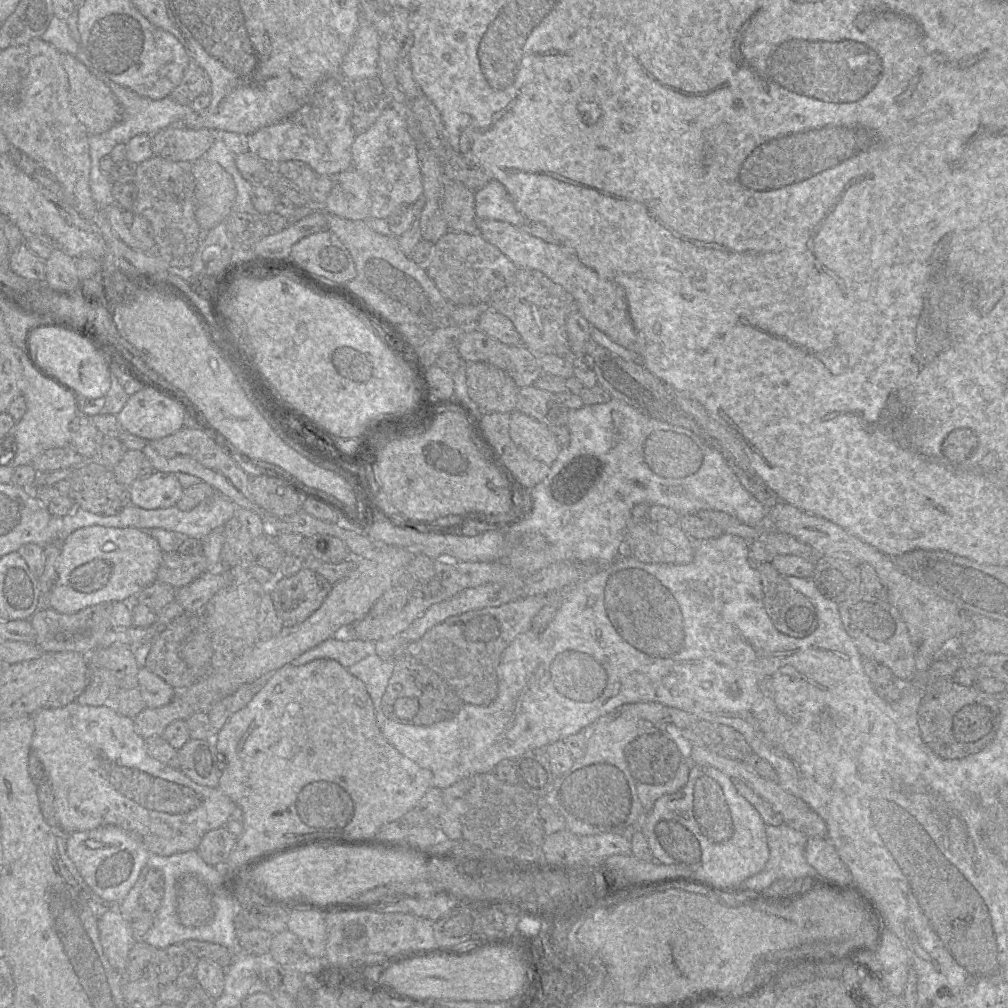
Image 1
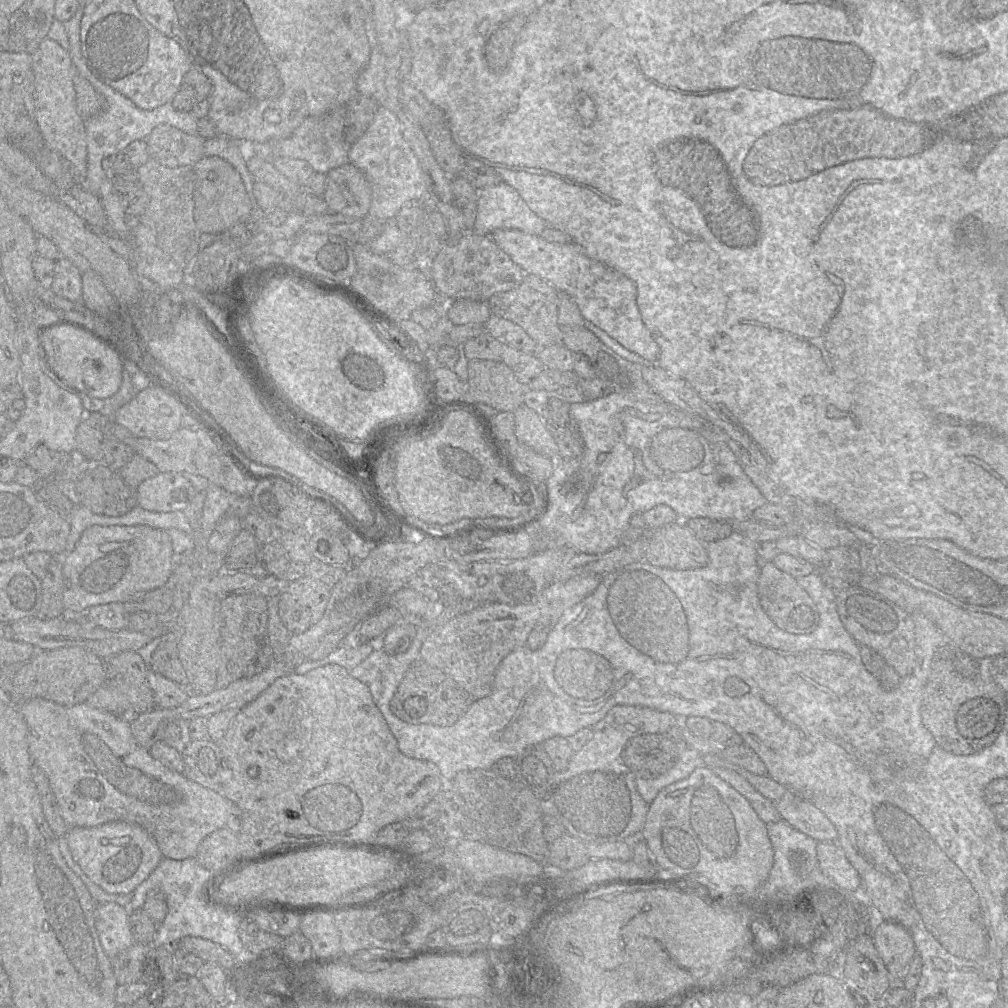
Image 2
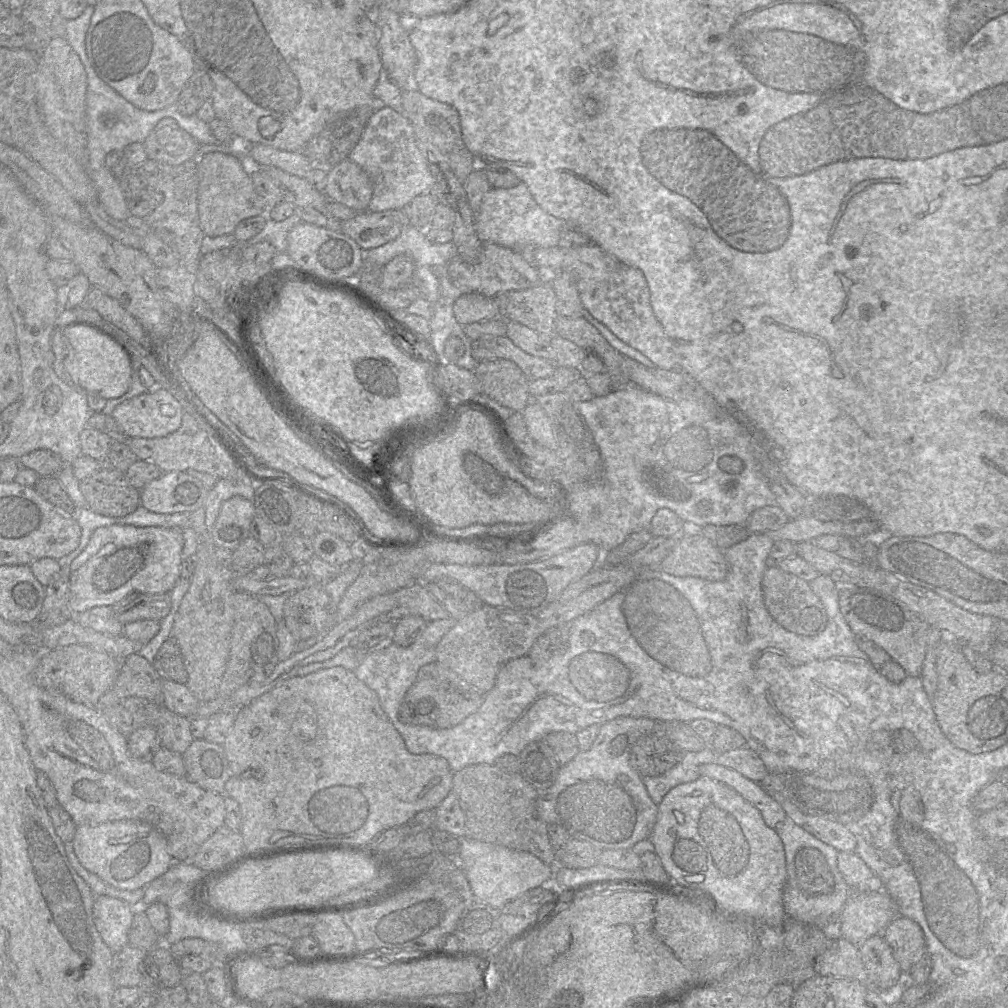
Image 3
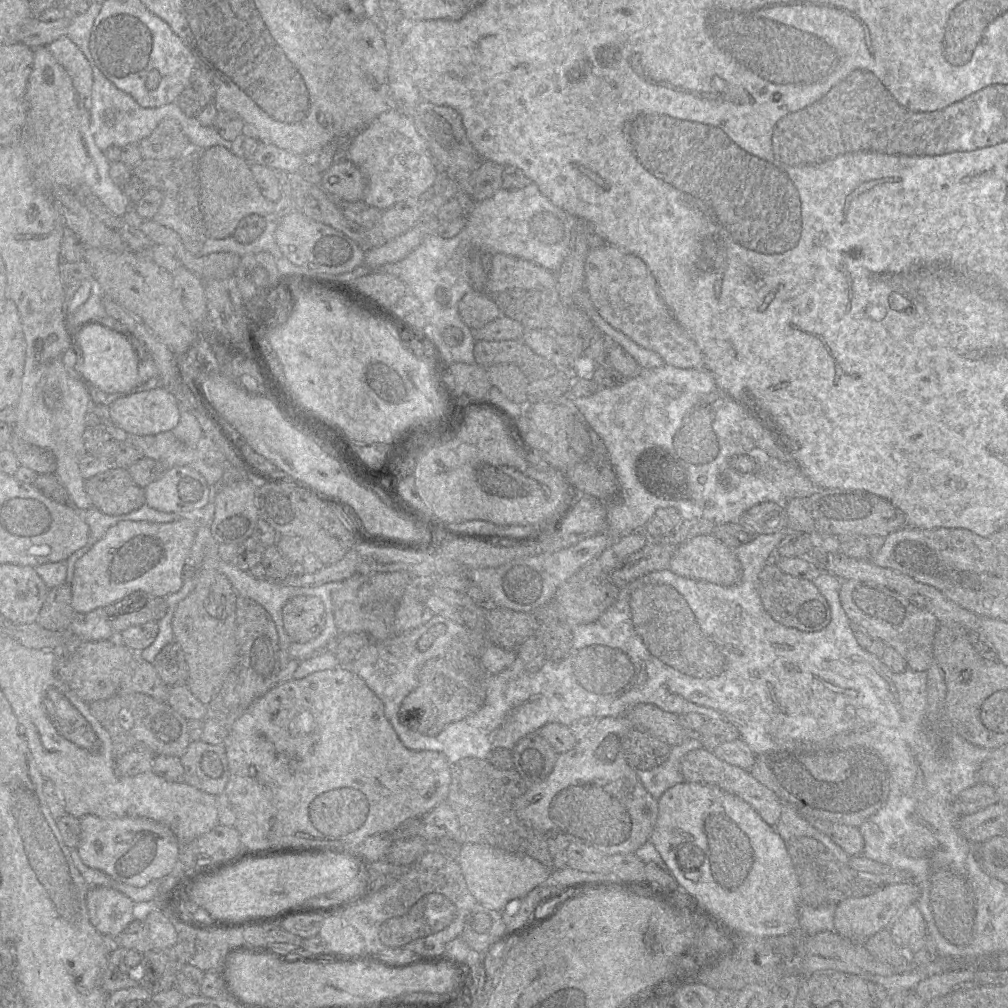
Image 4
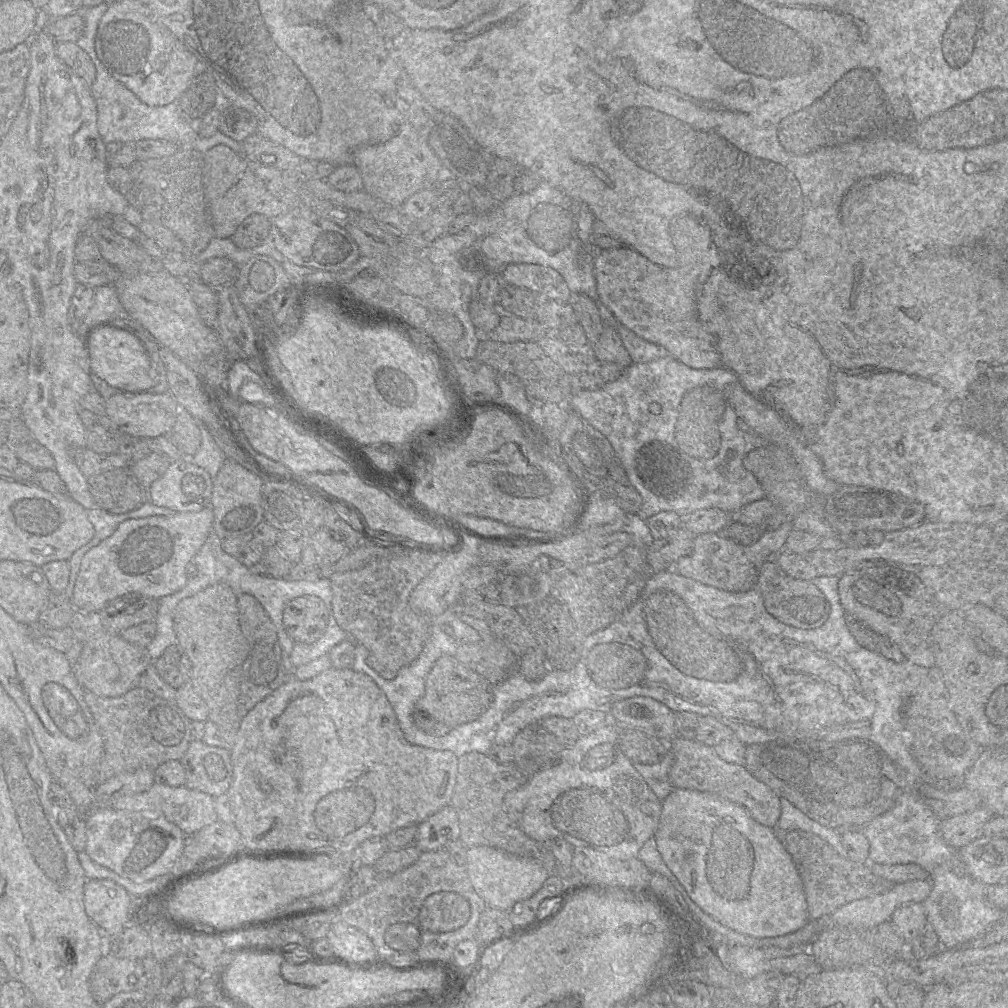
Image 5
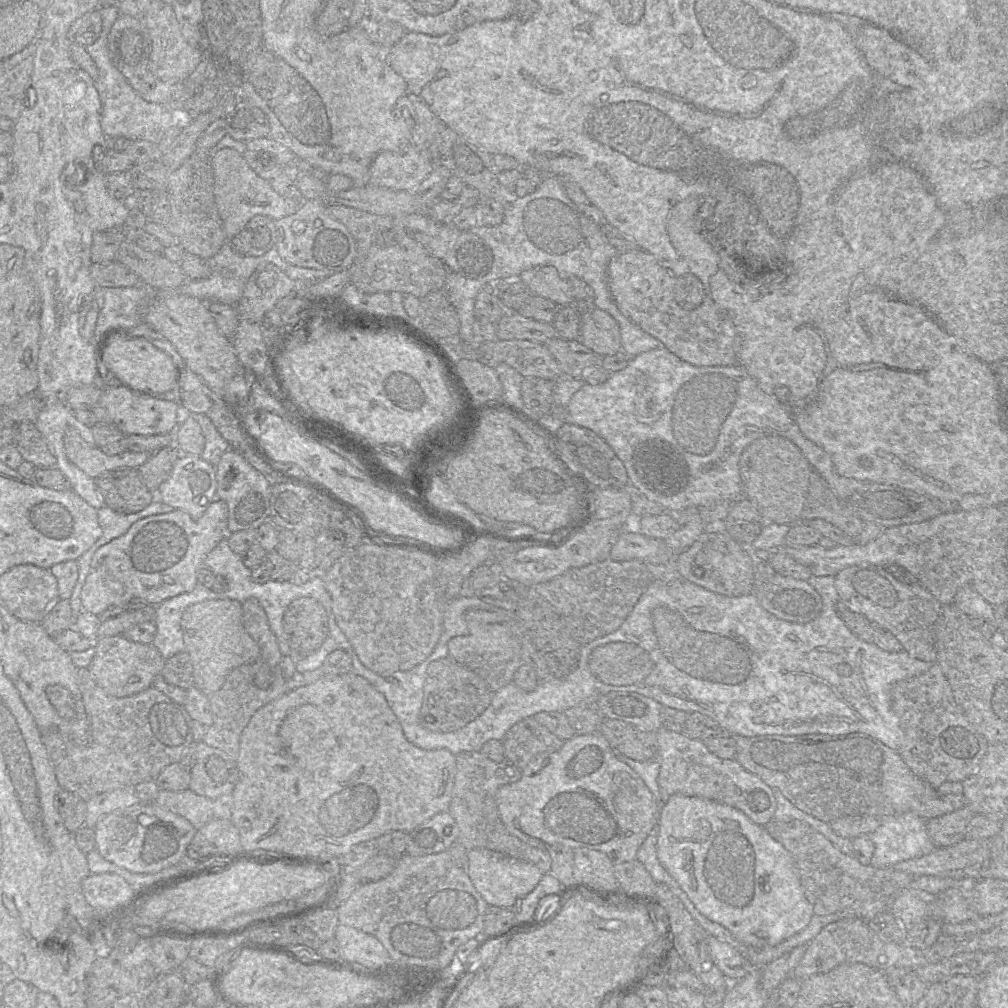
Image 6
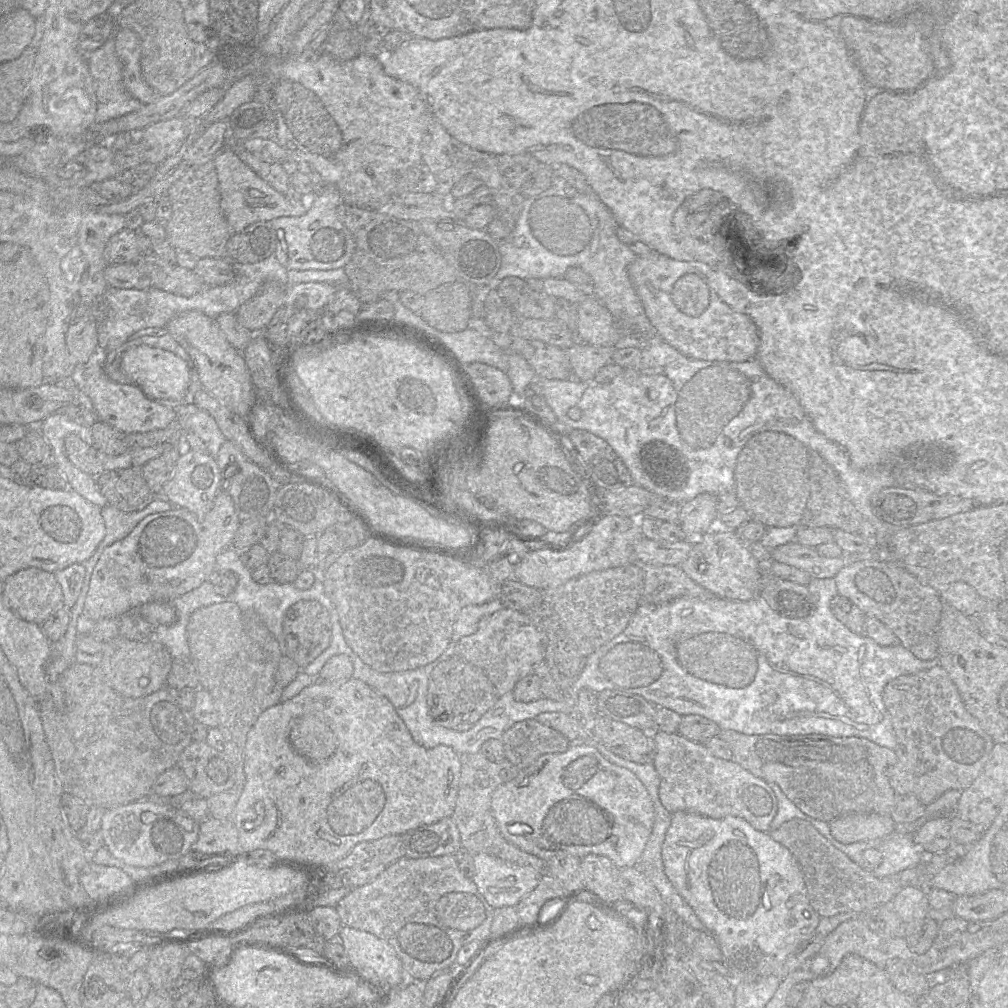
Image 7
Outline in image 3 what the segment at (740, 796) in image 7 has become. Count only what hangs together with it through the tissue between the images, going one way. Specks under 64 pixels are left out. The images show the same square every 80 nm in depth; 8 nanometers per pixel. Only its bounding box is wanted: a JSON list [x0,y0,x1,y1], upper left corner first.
[698,763,785,828]

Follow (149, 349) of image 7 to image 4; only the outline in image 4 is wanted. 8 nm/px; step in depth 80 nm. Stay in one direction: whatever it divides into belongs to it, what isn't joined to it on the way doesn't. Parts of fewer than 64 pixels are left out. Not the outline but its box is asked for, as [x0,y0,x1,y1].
[78,325,139,393]

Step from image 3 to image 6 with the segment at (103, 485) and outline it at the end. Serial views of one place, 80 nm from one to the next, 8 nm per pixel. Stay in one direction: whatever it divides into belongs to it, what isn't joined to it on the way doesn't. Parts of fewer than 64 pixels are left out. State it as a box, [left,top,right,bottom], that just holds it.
[95,468,156,513]

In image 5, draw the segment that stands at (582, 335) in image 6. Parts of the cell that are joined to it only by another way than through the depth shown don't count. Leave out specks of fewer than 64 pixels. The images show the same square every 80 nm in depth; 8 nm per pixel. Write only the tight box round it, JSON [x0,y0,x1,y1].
[591,326,633,368]

